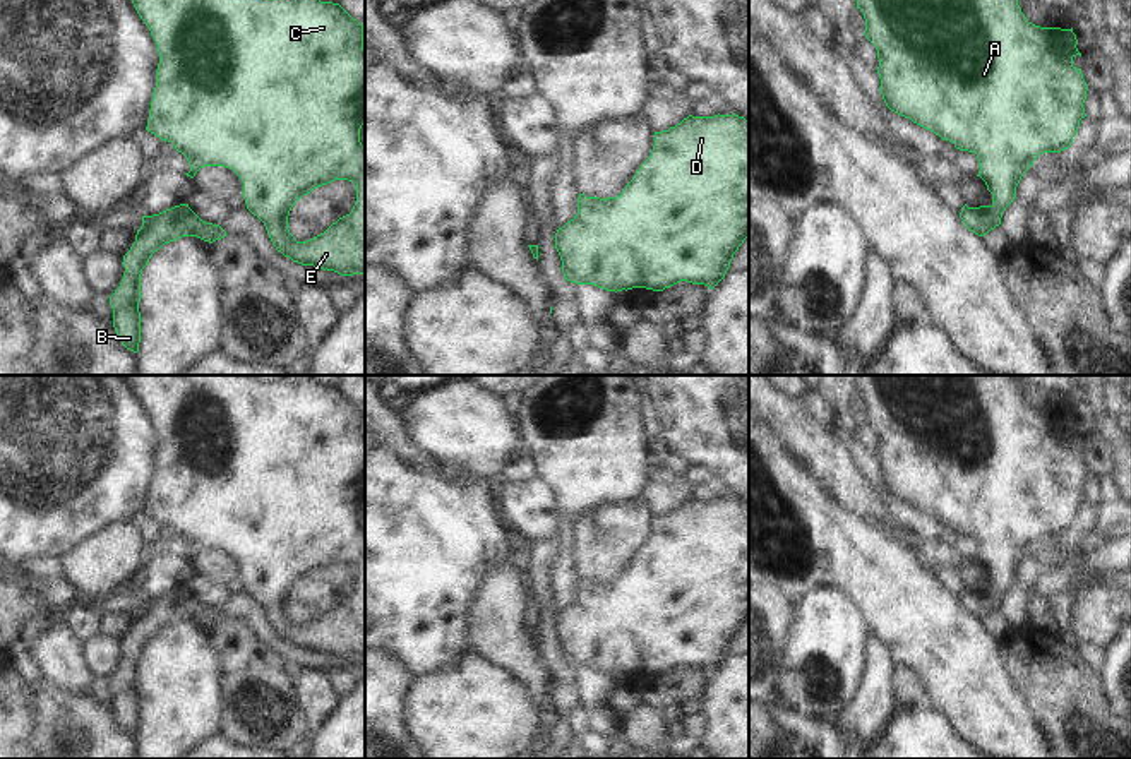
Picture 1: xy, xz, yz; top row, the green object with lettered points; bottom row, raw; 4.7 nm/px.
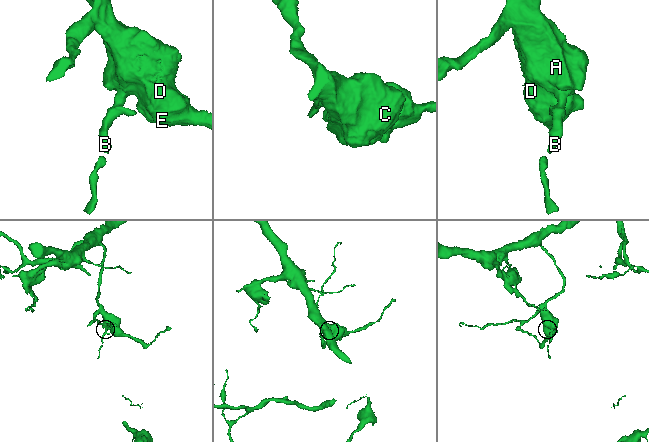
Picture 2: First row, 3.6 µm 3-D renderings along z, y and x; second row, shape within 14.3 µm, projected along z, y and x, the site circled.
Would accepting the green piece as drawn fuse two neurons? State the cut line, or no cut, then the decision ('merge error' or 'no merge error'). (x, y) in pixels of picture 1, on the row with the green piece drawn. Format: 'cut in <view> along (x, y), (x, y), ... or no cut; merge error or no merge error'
no cut; no merge error

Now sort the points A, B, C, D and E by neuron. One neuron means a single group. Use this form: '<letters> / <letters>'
A B C D E

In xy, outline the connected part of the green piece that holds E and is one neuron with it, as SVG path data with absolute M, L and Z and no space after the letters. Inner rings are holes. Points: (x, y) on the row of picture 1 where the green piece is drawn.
M132 0L132 3L149 27L159 53L156 87L146 130L161 140L171 142L187 158L190 171L185 175L190 178L204 166L233 170L243 182L242 195L247 209L264 223L272 245L284 257L302 266L334 271L341 276L365 274L365 147L360 142L360 128L365 125L363 24L353 19L339 3L320 0ZM334 180L348 180L355 185L356 202L351 212L339 218L324 233L307 242L296 242L288 230L291 207L314 188Z

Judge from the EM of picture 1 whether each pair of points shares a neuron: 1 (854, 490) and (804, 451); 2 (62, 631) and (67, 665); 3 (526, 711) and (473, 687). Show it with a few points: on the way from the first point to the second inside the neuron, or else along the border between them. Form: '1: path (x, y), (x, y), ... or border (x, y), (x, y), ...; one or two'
1: path (842, 480), (816, 454); one
2: path (62, 639), (62, 657); one
3: path (513, 711), (497, 711), (487, 701); one

